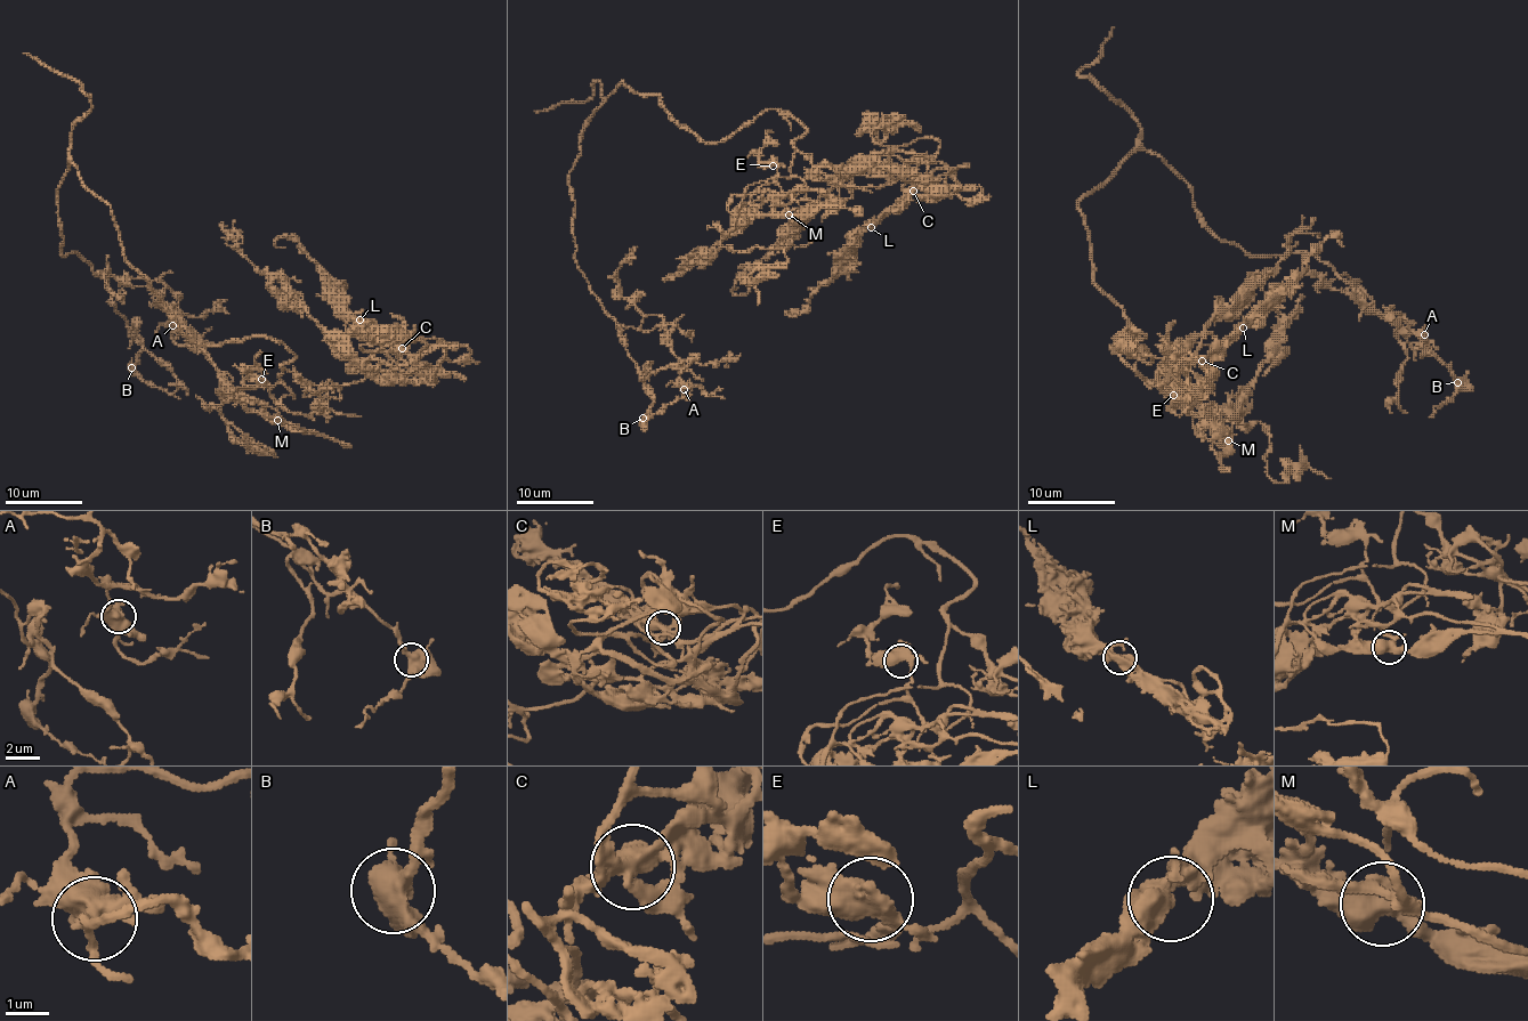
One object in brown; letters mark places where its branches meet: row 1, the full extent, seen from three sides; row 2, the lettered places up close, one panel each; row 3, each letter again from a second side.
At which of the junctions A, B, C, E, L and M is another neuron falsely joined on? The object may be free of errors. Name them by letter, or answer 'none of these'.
none of these

